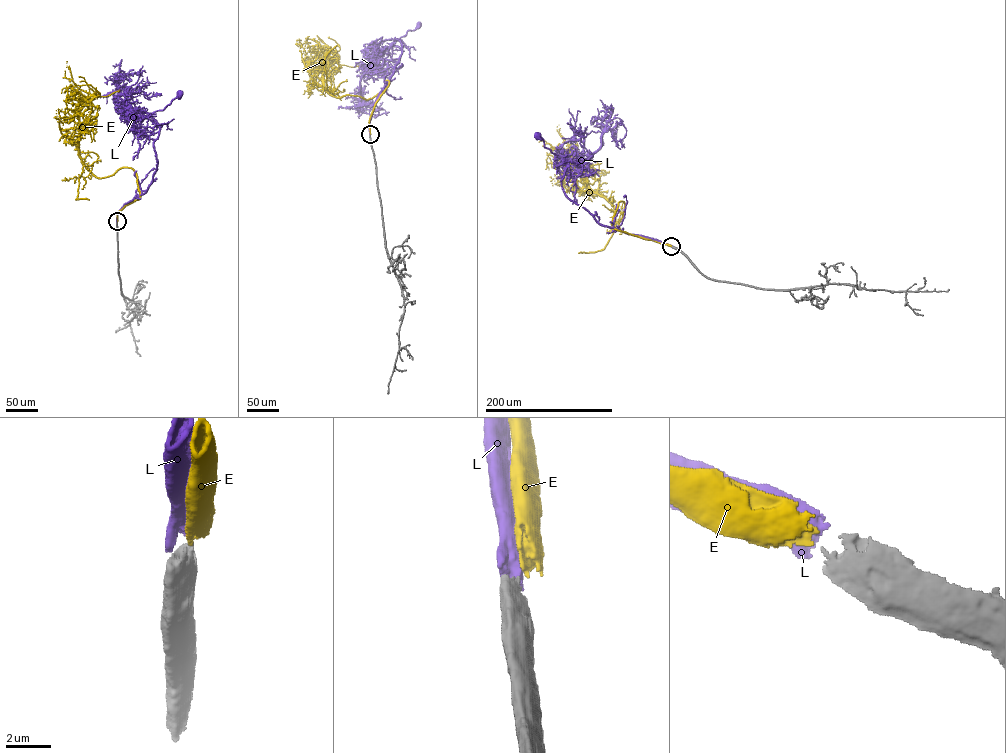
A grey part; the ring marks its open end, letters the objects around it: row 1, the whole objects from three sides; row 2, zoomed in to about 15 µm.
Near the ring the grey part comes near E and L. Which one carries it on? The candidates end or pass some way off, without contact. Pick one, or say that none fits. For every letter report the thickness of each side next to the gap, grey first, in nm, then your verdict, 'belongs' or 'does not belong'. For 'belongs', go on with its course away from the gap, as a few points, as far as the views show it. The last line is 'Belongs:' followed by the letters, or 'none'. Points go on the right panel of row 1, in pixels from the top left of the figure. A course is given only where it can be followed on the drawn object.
E: calibres 240 and 360 nm; does not belong
L: calibres 240 and 600 nm; belongs; course (671, 246), (599, 224), (566, 195), (561, 181), (567, 166), (545, 147), (536, 134)
Belongs: L

